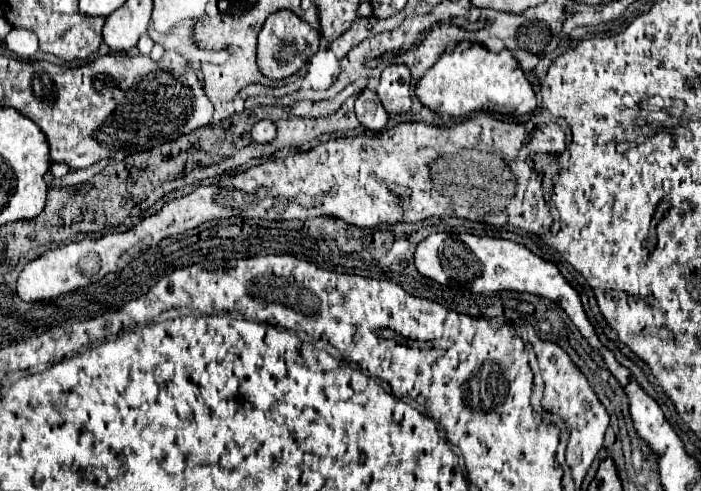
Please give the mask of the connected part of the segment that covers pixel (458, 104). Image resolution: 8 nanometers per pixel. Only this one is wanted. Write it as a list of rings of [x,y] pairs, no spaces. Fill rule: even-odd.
[[[471,41],[457,43],[451,51],[445,51],[439,57],[439,61],[433,67],[429,67],[427,73],[417,81],[415,95],[431,111],[441,113],[441,115],[451,115],[451,117],[465,117],[465,115],[471,115],[471,113],[477,113],[477,111],[499,111],[499,109],[507,109],[507,115],[515,115],[519,119],[519,117],[535,111],[535,107],[537,107],[533,87],[527,81],[521,65],[513,57],[513,53],[509,53],[507,49],[489,51],[483,45],[471,43]]]

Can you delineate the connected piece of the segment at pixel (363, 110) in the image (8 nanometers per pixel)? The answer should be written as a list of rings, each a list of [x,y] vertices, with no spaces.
[[[365,89],[359,93],[355,101],[355,113],[357,113],[359,123],[369,131],[381,131],[389,121],[389,113],[385,113],[373,89]]]

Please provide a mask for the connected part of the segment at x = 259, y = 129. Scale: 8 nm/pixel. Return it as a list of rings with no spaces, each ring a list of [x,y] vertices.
[[[257,121],[251,129],[251,137],[257,143],[269,143],[275,139],[275,135],[277,135],[277,129],[275,129],[273,121]]]

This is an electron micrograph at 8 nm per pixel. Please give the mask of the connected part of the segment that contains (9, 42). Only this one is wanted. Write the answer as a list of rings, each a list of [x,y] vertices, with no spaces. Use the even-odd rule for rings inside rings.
[[[11,29],[5,37],[5,45],[9,51],[17,53],[19,57],[31,57],[37,53],[37,35],[29,29]]]

